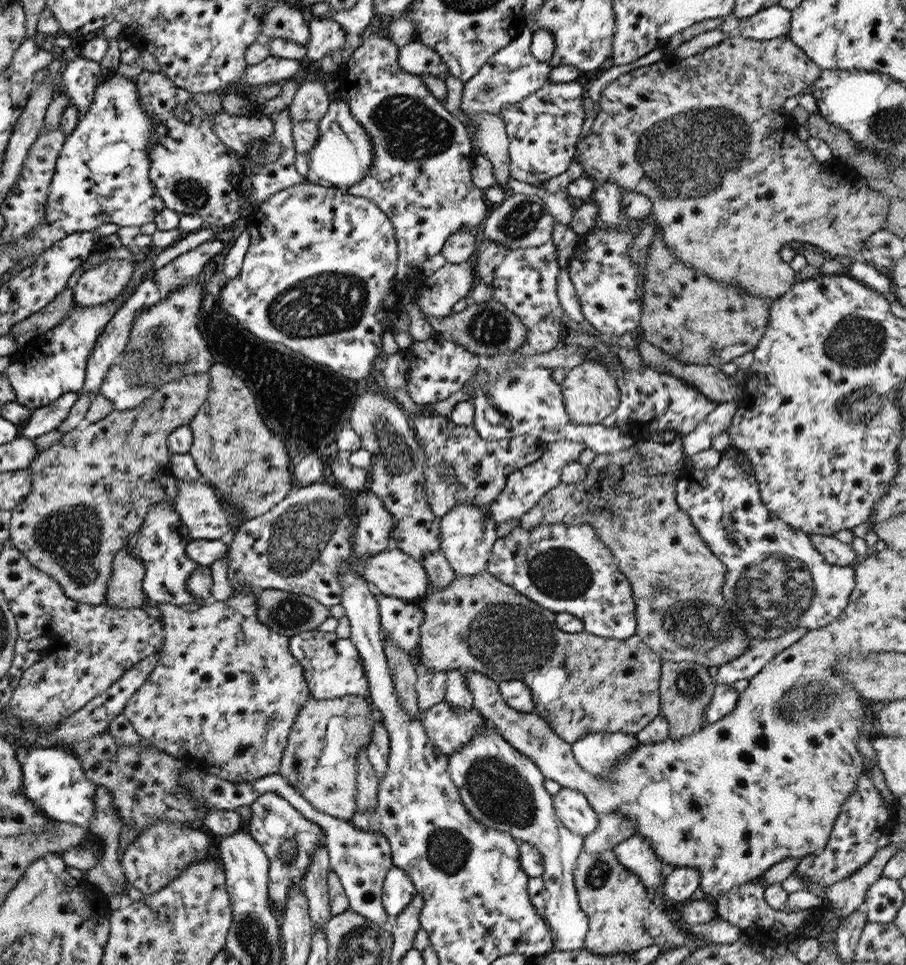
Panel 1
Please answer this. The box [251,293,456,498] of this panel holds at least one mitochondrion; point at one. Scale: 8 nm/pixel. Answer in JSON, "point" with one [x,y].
{"point":[329,404]}

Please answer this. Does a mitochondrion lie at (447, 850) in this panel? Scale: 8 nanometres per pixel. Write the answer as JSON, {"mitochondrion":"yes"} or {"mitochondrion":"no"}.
{"mitochondrion":"yes"}

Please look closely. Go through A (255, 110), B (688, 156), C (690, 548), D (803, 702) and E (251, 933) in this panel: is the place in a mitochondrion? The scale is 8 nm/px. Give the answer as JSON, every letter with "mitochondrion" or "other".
{"A":"other","B":"mitochondrion","C":"other","D":"mitochondrion","E":"mitochondrion"}

